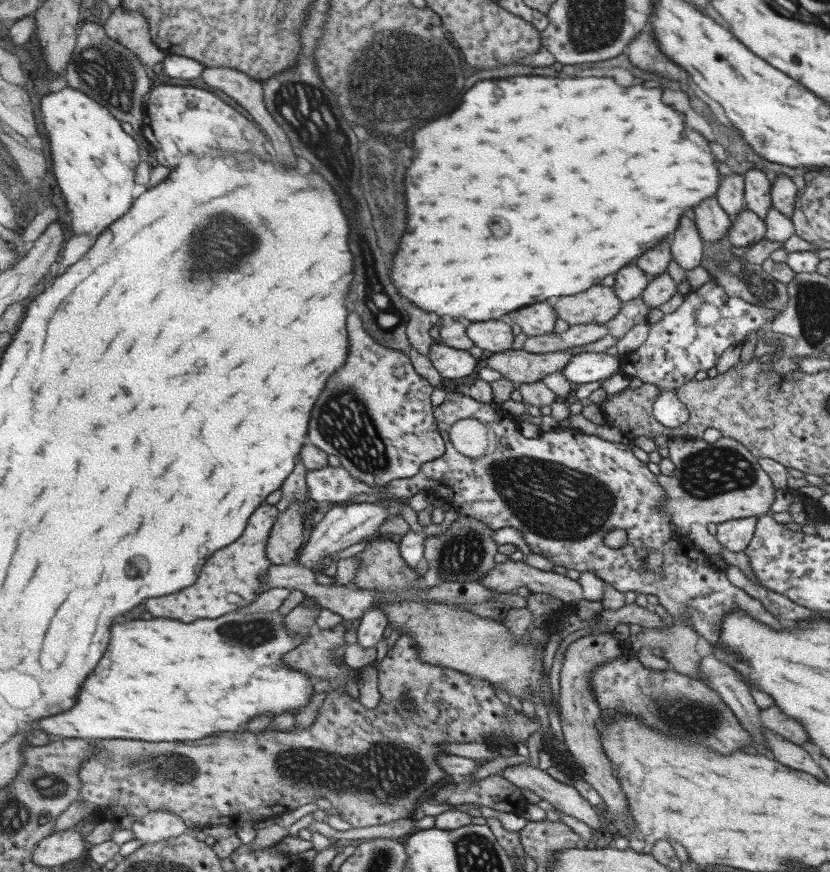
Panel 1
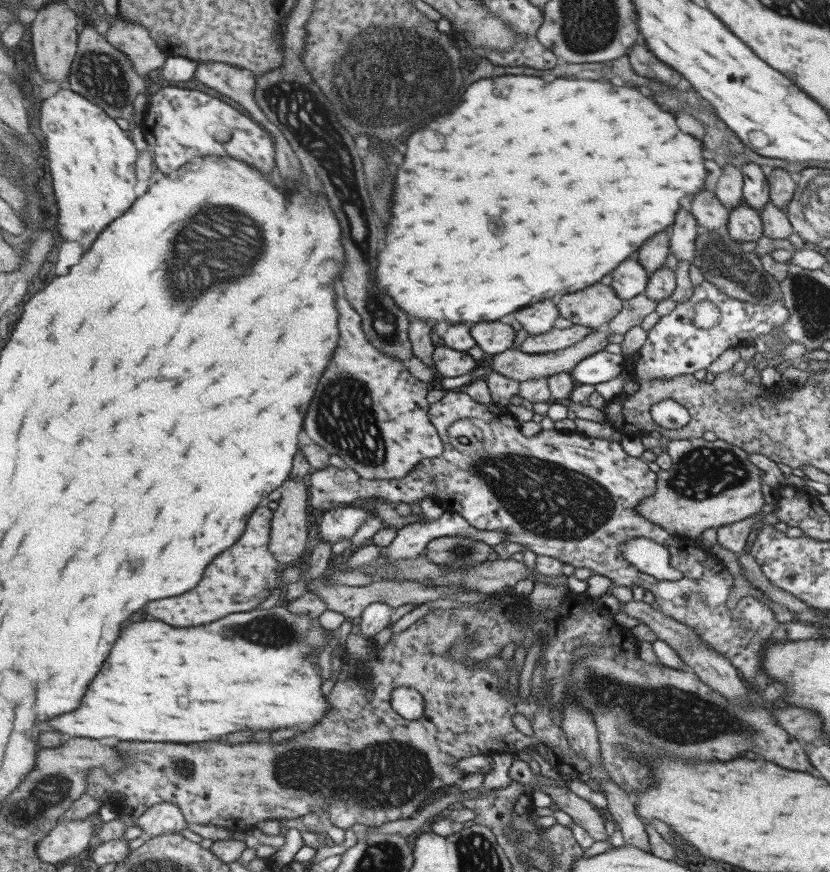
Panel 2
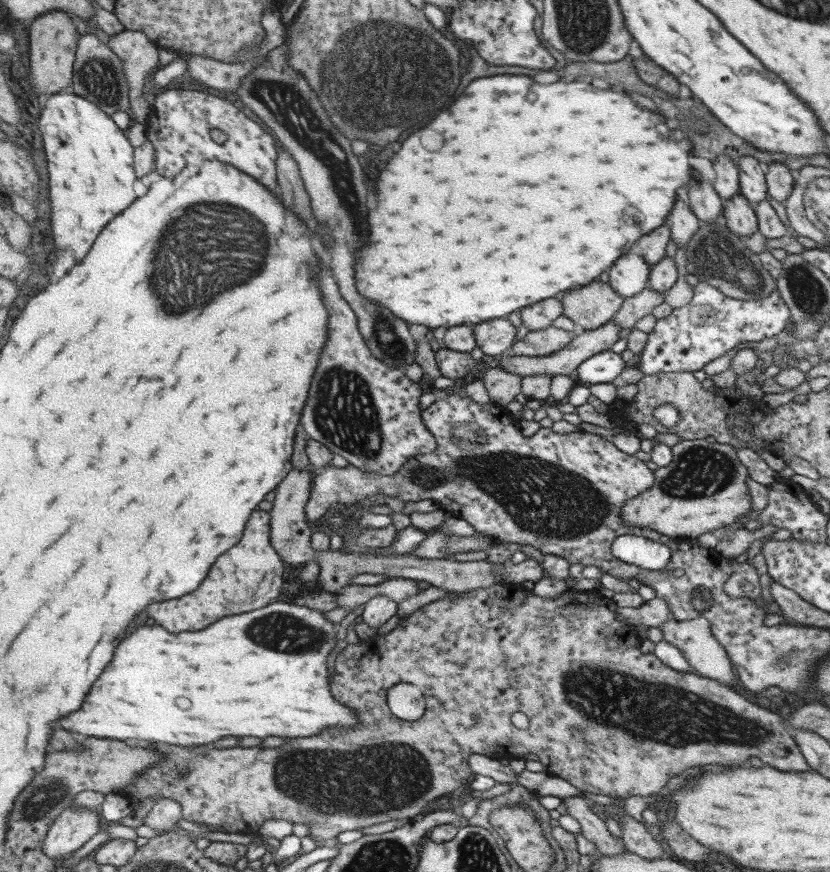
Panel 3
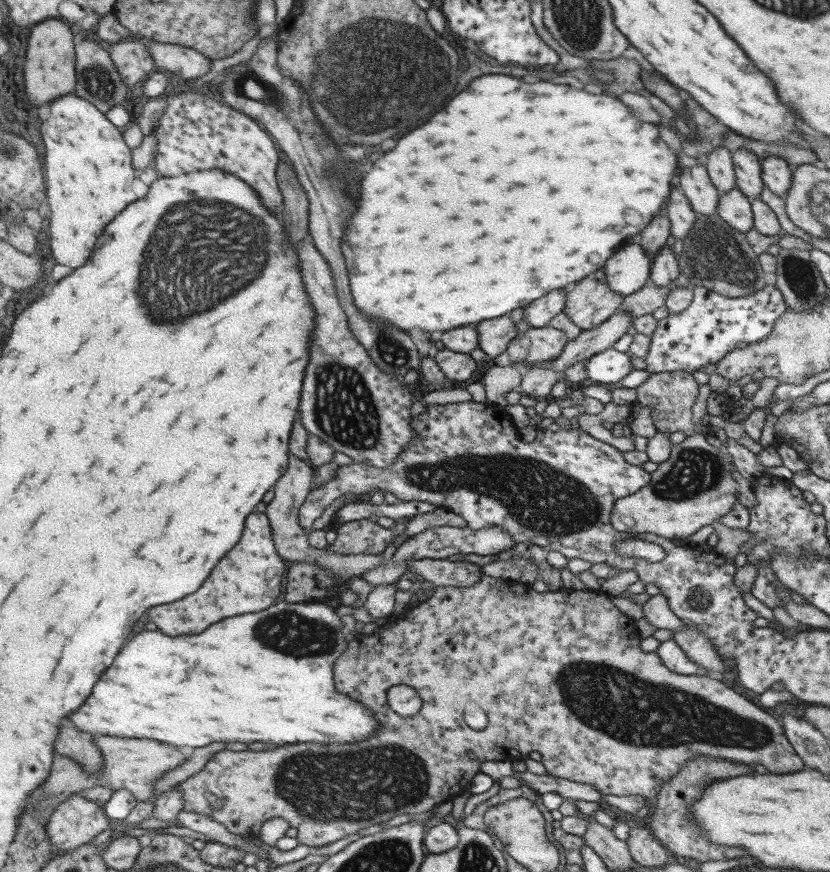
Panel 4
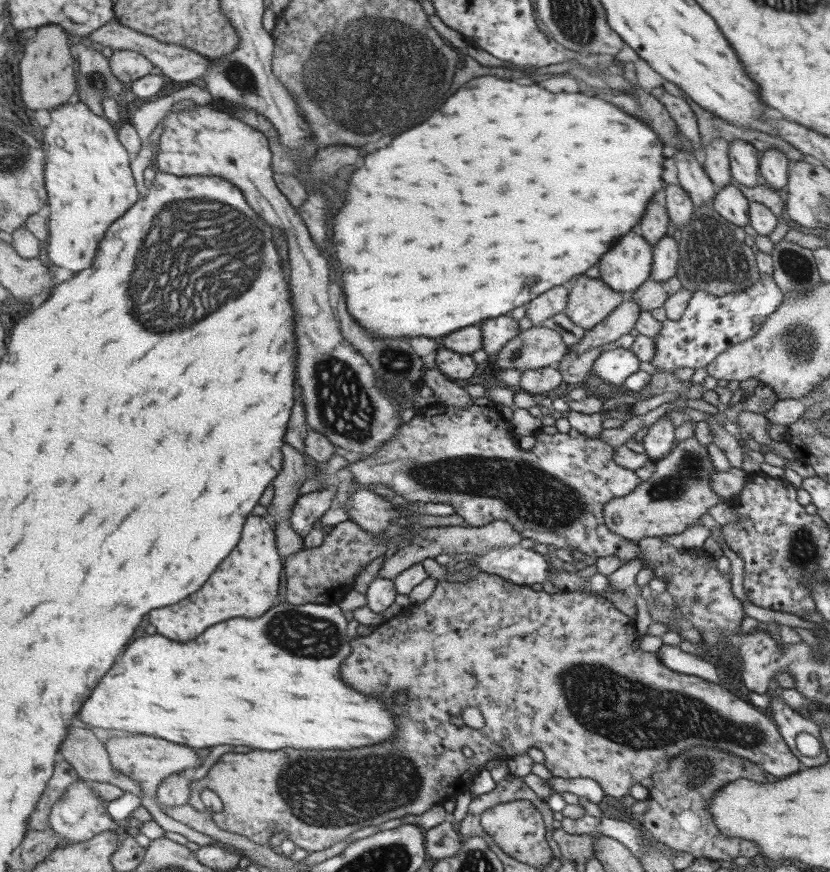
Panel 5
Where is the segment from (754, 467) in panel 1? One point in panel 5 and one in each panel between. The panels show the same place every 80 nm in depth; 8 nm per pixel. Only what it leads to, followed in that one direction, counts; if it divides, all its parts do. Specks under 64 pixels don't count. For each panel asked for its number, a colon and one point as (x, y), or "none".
2: (708, 485)
3: (703, 488)
4: (694, 487)
5: (676, 495)

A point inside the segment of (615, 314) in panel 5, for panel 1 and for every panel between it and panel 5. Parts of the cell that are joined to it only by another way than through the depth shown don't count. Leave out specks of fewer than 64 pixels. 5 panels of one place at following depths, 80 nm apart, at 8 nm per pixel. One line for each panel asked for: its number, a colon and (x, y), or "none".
1: (520, 366)
2: (514, 364)
3: (586, 343)
4: (587, 343)

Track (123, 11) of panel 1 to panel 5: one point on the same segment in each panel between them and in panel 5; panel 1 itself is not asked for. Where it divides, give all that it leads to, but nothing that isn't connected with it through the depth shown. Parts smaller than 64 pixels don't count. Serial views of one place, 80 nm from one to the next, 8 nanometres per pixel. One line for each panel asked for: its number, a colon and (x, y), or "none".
2: (136, 41)
3: (141, 56)
4: (134, 60)
5: (129, 65)

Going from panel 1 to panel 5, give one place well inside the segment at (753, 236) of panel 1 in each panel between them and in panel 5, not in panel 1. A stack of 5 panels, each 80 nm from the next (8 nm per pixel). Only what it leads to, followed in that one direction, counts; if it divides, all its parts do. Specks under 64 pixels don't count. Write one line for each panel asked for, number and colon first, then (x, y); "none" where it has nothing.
2: (743, 224)
3: (739, 217)
4: (734, 208)
5: (728, 202)

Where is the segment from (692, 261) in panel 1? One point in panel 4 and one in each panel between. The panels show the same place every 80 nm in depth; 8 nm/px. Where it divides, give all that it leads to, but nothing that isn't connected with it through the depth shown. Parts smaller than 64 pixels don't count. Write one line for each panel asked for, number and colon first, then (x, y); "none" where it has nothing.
2: (681, 239)
3: (682, 223)
4: (681, 217)

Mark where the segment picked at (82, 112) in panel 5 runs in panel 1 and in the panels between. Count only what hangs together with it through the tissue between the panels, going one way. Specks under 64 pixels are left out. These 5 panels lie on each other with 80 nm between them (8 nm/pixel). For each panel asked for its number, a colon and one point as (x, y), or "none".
1: (94, 160)
2: (91, 159)
3: (90, 160)
4: (90, 171)

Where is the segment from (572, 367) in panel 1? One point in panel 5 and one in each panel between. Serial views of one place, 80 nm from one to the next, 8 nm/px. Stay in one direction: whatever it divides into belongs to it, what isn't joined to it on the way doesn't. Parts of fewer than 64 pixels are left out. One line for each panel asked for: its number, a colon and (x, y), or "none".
2: (601, 366)
3: (602, 367)
4: (607, 366)
5: (614, 366)

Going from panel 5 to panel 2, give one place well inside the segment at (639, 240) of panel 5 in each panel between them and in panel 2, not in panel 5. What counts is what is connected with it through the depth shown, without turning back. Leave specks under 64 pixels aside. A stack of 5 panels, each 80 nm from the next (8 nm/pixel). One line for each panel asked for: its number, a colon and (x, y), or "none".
2: (628, 279)
3: (629, 275)
4: (627, 272)

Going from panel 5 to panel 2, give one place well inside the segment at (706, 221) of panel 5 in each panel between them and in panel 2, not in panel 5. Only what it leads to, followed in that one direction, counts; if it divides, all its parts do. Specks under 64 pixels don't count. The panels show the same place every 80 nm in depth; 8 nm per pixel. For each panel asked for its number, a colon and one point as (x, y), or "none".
2: (721, 261)
3: (715, 256)
4: (715, 256)

